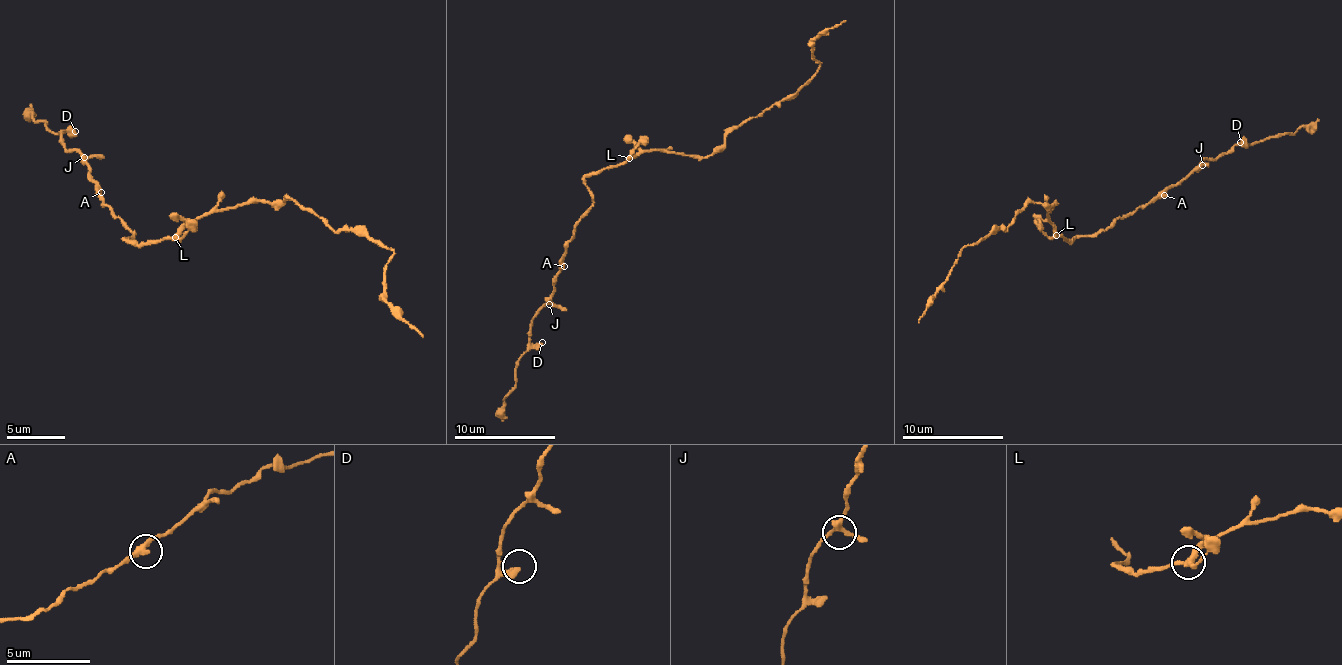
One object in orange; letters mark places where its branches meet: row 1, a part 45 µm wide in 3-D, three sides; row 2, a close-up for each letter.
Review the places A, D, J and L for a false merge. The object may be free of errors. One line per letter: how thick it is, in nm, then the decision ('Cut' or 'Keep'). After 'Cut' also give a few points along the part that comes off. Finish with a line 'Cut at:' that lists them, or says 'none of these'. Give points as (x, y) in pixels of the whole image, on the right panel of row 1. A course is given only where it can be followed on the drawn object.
A: Thickness 340 nm. Keep
D: Thickness 500 nm. Keep
J: Thickness 280 nm. Keep
L: Thickness 280 nm. Keep
Cut at: none of these

